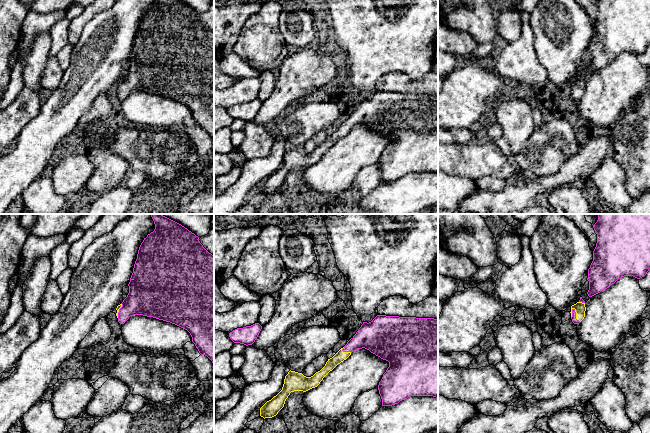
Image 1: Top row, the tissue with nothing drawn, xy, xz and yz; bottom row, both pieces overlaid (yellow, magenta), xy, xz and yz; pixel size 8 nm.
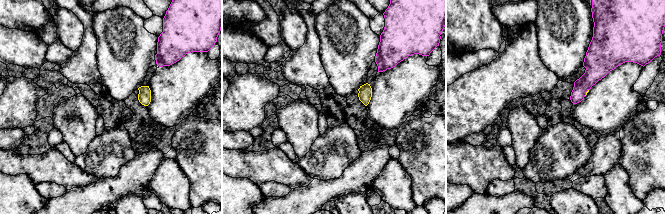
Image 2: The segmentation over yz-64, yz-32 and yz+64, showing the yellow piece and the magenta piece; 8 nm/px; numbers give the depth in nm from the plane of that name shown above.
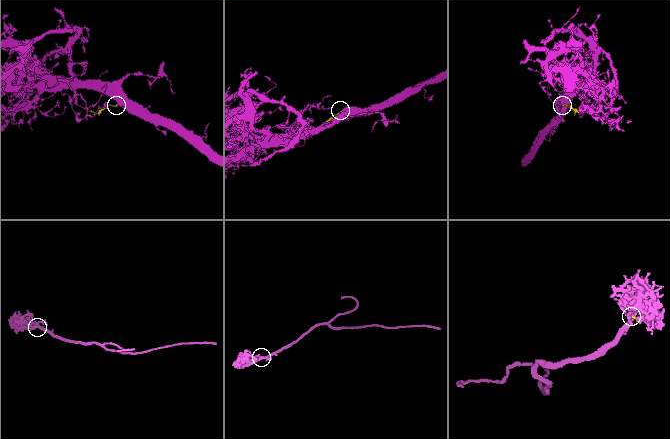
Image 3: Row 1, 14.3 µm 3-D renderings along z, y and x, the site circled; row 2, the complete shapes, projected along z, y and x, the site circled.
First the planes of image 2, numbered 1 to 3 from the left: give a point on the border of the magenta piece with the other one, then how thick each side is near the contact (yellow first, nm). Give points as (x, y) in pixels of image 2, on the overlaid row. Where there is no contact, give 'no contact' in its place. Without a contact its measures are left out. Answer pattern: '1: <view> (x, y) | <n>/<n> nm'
1: no contact
2: no contact
3: yz+64 (586, 92) | 20/220 nm

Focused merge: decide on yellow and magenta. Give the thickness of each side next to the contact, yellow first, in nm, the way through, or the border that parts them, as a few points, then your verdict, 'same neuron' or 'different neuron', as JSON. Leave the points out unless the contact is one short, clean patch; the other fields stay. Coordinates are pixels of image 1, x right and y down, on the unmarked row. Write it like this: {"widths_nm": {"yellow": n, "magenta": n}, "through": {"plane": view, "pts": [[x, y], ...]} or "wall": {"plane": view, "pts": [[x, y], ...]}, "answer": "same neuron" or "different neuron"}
{"widths_nm": {"yellow": 90, "magenta": 50}, "through": {"plane": "yz", "pts": [[579, 83], [576, 91], [574, 96]]}, "answer": "same neuron"}

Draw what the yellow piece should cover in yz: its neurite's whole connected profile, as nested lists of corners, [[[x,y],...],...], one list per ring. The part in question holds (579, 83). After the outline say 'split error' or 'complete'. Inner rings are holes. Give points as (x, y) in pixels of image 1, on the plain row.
[[[580,73],[580,76],[571,82],[571,95],[574,100],[579,100],[585,93],[585,77]]]; split error

